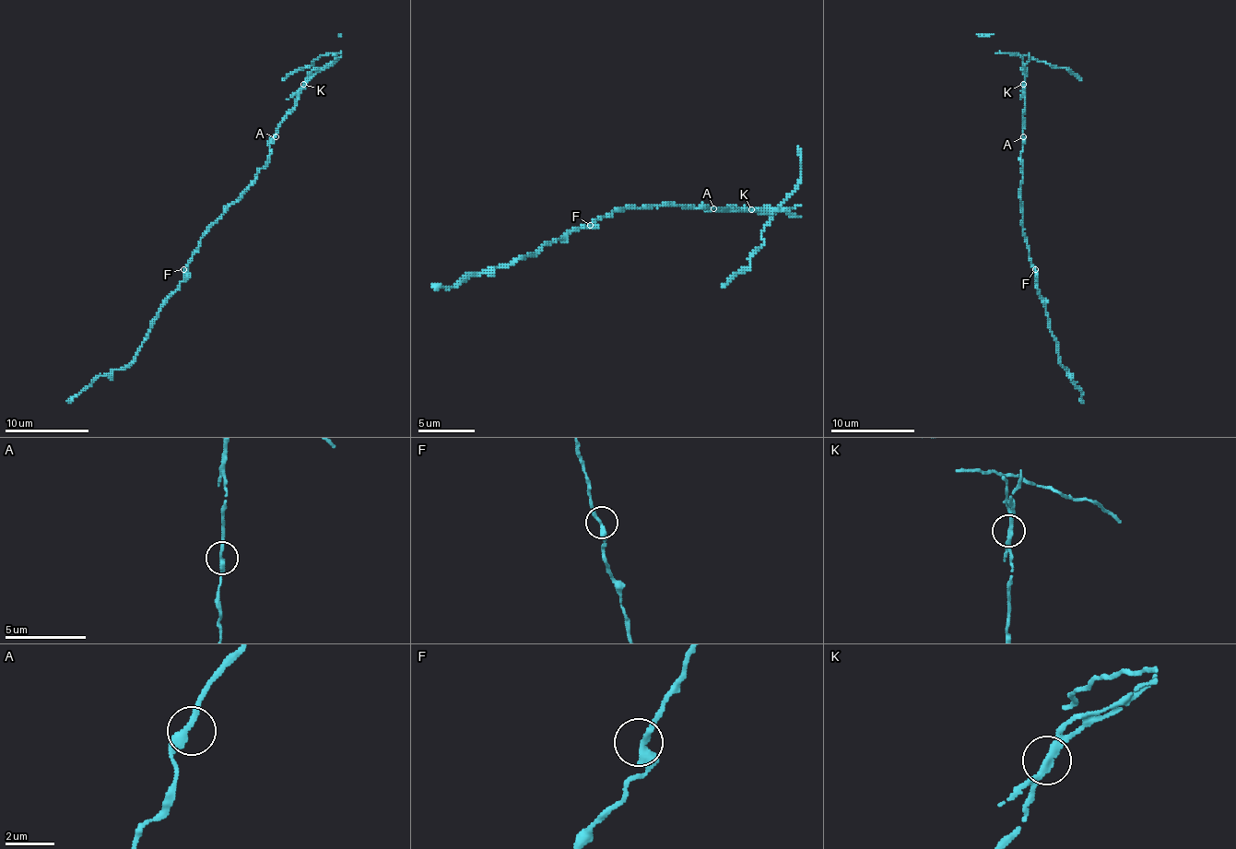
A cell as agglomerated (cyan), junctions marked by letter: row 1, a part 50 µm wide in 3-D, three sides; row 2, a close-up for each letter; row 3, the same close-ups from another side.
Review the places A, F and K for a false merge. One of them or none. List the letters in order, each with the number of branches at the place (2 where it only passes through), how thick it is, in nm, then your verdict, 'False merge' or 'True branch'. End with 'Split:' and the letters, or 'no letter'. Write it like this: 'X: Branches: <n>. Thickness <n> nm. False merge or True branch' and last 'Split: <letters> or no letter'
A: Branches: 2. Thickness 280 nm. True branch
F: Branches: 2. Thickness 280 nm. True branch
K: Branches: 2. Thickness 260 nm. False merge
Split: K

